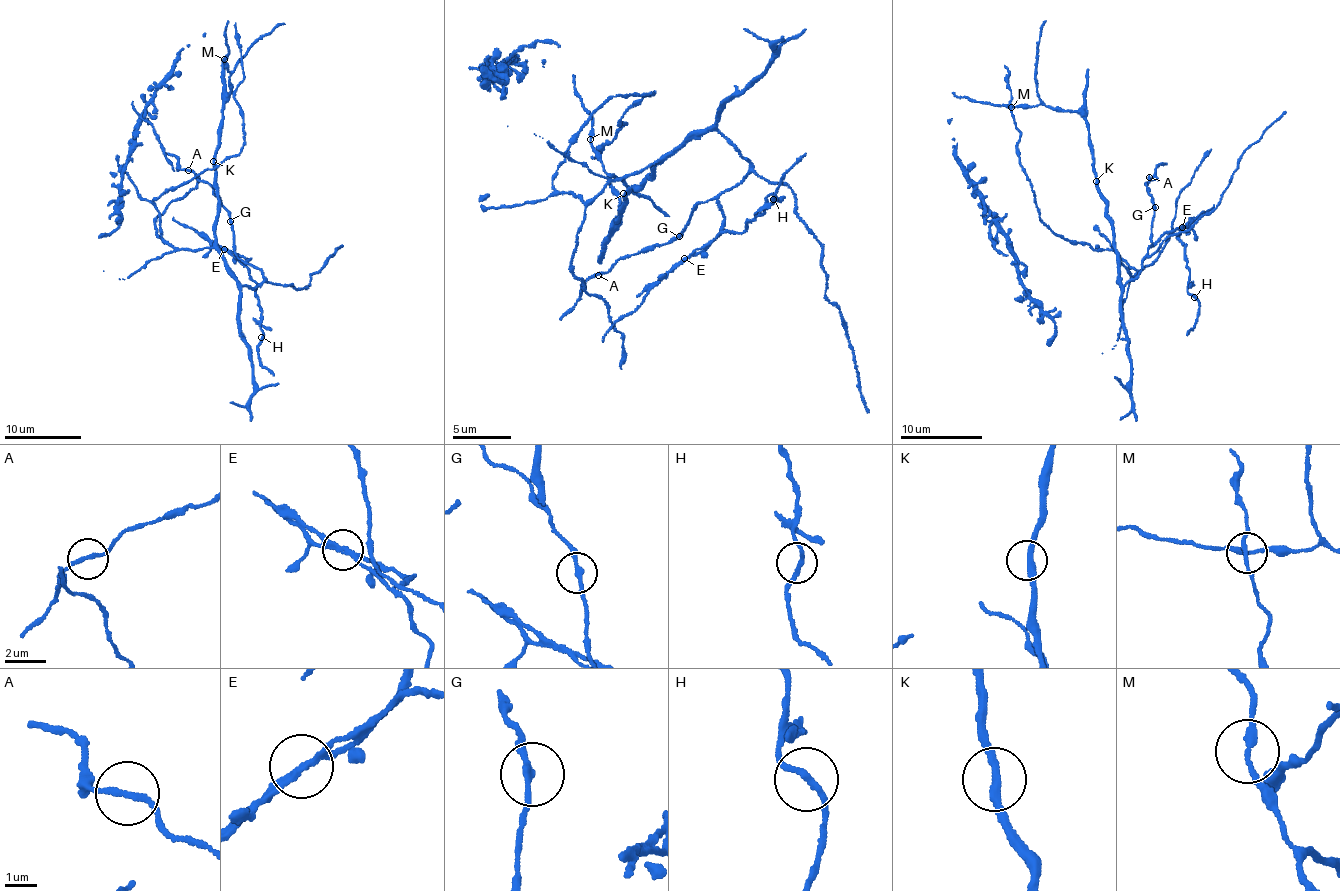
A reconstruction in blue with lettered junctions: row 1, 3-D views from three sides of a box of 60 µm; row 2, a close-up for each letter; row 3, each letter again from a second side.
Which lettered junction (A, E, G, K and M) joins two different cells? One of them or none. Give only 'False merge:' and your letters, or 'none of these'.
False merge: E

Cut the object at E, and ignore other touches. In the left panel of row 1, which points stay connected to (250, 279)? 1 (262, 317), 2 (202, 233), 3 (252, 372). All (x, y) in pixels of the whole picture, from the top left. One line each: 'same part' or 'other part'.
1: same part
2: same part
3: other part

